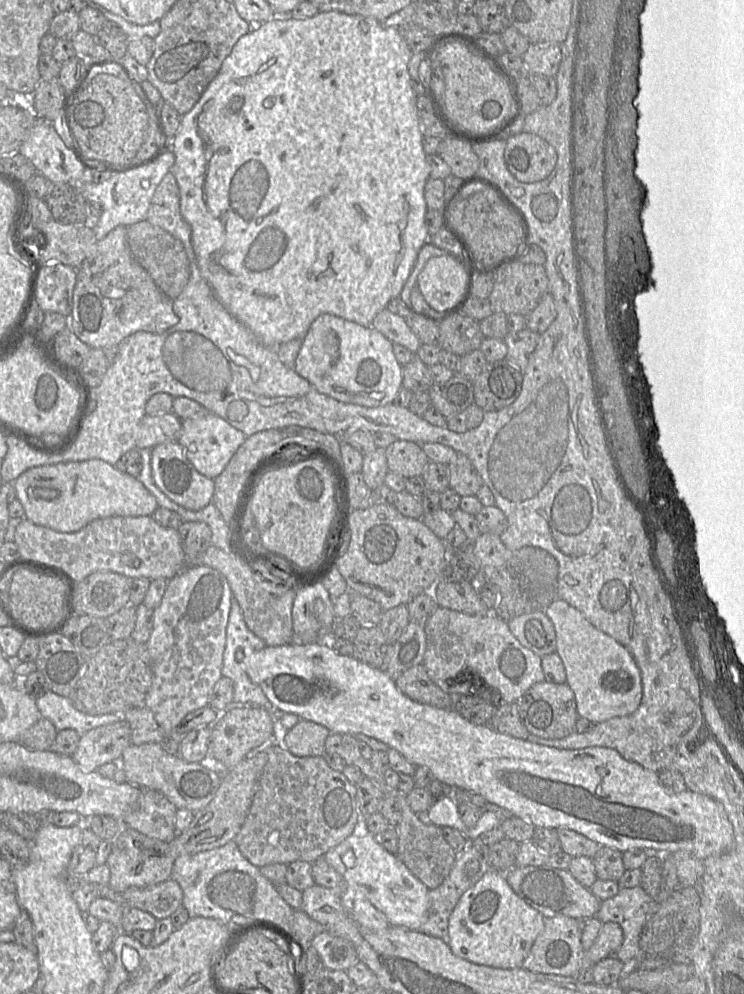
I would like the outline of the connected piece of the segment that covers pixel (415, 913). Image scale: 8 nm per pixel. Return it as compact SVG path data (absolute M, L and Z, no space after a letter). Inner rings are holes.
M358 830L323 856L347 884L348 897L361 895L386 917L391 926L419 931L428 917L428 888L403 862L391 854L367 830Z

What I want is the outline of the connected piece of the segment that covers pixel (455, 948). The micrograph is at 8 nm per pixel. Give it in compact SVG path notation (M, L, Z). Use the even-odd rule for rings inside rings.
M489 869L478 882L476 882L472 887L470 887L461 895L457 905L455 906L449 918L449 923L448 923L448 934L449 934L448 945L451 948L454 955L478 965L485 965L485 966L490 966L490 967L495 967L500 969L522 968L522 964L526 959L526 957L528 956L531 947L533 946L535 940L537 939L537 937L539 936L539 934L542 932L544 928L544 919L545 918L540 912L527 905L512 890L512 888L510 887L510 885L508 884L505 878L505 872Z

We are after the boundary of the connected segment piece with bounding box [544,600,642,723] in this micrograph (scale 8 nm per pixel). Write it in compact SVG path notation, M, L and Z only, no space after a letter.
M562 600L551 603L544 613L555 629L555 653L563 662L566 684L574 693L578 716L593 723L601 723L614 717L632 714L642 699L642 683L639 668L630 652L613 638L596 629L581 612Z

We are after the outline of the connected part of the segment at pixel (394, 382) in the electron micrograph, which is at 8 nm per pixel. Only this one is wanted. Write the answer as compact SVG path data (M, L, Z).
M329 313L319 315L309 327L295 363L295 371L309 381L320 393L344 403L365 407L383 406L392 403L402 388L402 367L395 358L390 342L383 334L371 326L355 322Z

